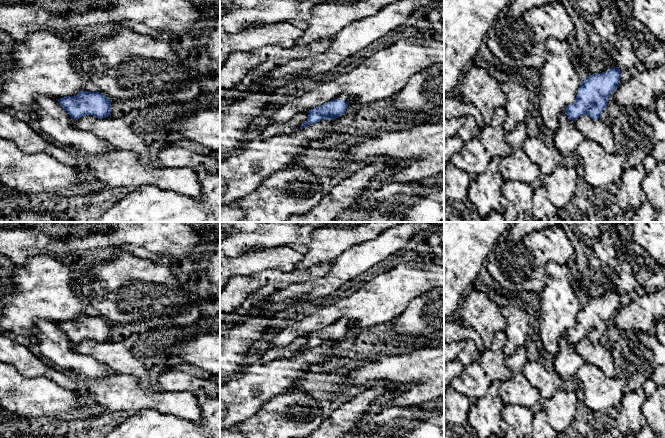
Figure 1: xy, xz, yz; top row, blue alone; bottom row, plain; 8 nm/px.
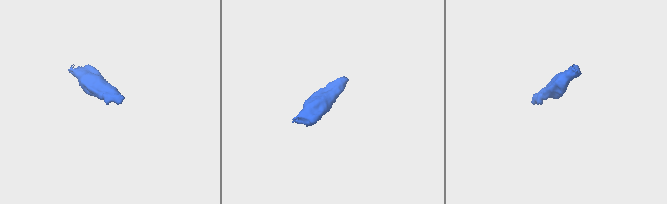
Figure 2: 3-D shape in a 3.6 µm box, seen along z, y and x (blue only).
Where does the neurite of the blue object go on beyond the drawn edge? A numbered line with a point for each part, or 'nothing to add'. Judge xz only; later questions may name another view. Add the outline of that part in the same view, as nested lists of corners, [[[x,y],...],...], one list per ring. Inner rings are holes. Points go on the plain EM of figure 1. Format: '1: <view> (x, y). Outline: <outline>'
1: xz (344, 320). Outline: [[[342,317],[338,321],[336,321],[336,323],[342,323],[344,325],[350,326],[350,320],[348,317]]]

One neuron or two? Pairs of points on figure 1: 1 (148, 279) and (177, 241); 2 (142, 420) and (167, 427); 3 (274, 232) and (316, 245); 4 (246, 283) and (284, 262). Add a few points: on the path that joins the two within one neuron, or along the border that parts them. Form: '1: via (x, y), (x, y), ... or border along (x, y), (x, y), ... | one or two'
1: border along (189, 258), (162, 256), (156, 261), (143, 259) | two
2: via (148, 426), (161, 427) | one
3: border along (312, 232), (308, 243) | two
4: border along (294, 268), (290, 270), (263, 269), (250, 274) | two

